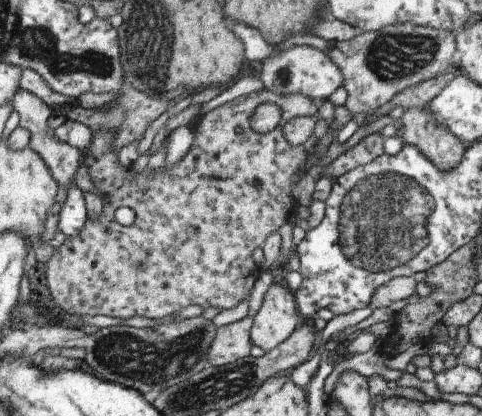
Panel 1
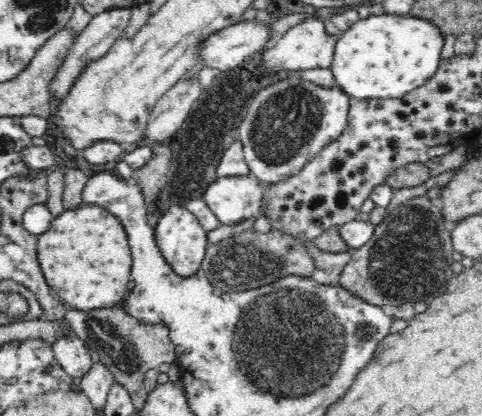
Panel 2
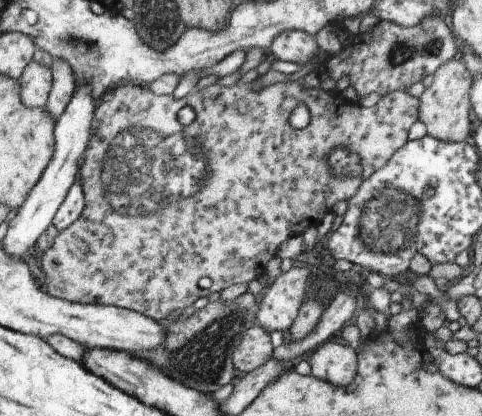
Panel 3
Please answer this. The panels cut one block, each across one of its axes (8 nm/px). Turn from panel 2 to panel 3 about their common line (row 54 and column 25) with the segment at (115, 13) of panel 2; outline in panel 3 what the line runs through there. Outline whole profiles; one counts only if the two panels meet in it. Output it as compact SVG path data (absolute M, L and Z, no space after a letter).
M31 62L23 78L19 80L23 86L23 100L31 108L45 108L51 96L51 86L53 86L53 74L51 68L47 68L41 62Z

